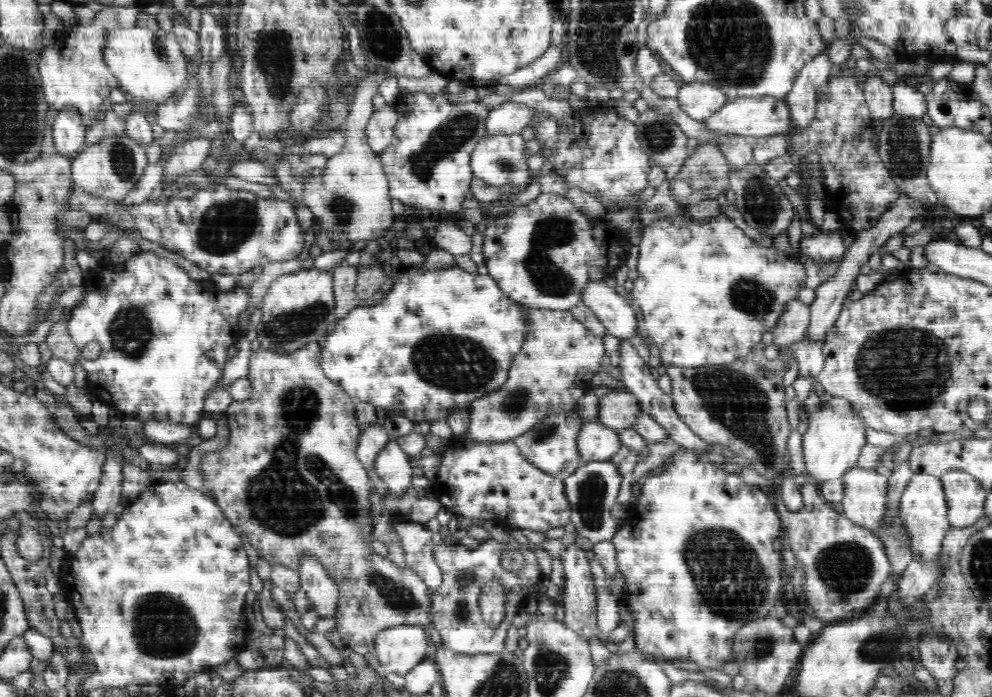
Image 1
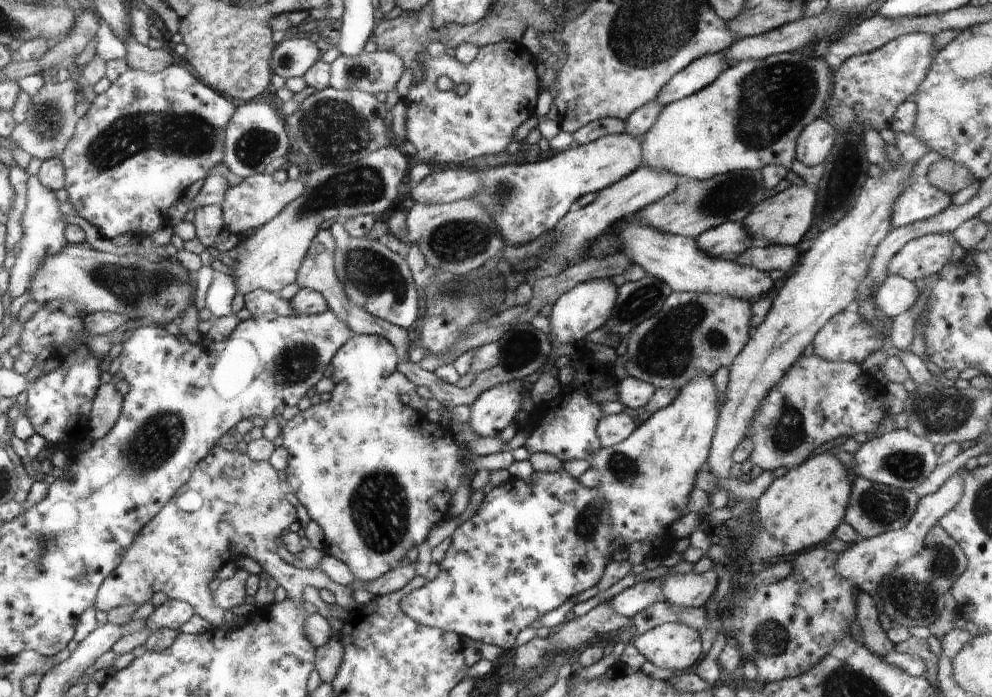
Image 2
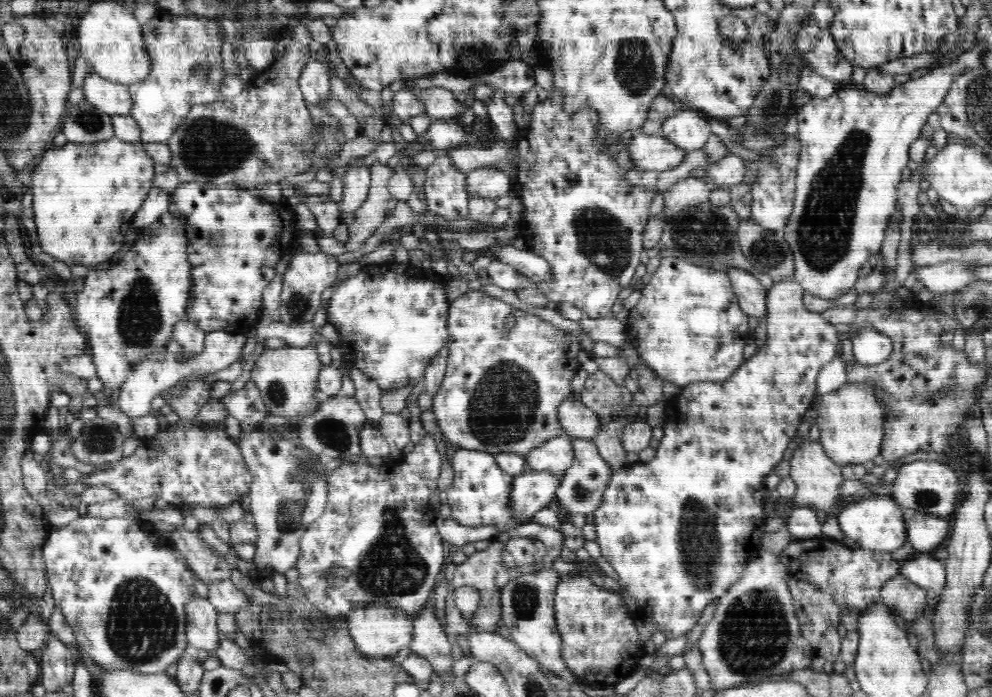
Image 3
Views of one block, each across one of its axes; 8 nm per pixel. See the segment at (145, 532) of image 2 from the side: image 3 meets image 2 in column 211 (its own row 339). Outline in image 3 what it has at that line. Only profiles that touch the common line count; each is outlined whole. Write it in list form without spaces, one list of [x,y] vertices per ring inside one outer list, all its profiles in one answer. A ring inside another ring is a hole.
[[[481,289],[468,290],[463,295],[451,301],[448,314],[448,327],[450,331],[450,344],[447,347],[449,350],[447,369],[436,396],[433,396],[433,412],[436,415],[443,438],[450,447],[485,451],[494,456],[501,453],[514,452],[515,454],[526,457],[532,450],[542,446],[544,441],[549,441],[550,438],[564,434],[562,425],[558,421],[558,407],[567,398],[573,396],[573,392],[570,389],[570,380],[574,378],[574,374],[580,368],[578,352],[583,350],[582,340],[578,336],[564,330],[558,330],[552,324],[544,322],[542,318],[518,310],[518,308],[513,308],[510,304],[506,304],[506,302],[488,295],[488,293]],[[585,317],[579,322],[586,336],[593,342],[607,342],[618,348],[626,340],[627,326],[616,318],[592,319]]]

